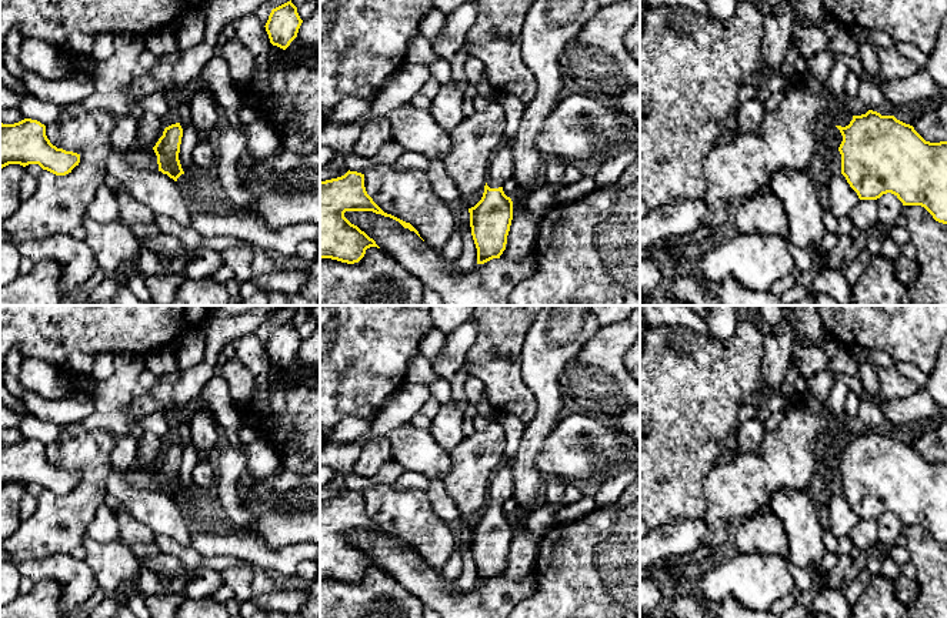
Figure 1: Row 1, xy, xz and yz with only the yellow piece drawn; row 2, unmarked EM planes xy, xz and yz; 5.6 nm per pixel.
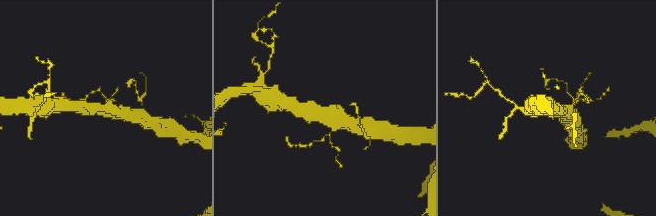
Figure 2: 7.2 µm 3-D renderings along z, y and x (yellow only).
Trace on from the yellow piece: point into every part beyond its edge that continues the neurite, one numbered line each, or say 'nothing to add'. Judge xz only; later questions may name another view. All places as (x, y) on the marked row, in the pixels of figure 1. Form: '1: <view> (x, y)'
1: xz (500, 170)

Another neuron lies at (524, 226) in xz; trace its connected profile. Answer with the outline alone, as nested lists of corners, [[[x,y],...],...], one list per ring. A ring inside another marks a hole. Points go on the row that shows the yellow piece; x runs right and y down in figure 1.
[[[513,203],[513,220],[506,250],[500,258],[521,260],[533,251],[541,217],[533,214],[524,204]]]

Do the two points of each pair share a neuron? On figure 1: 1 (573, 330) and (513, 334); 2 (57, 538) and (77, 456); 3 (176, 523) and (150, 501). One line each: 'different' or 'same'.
1: different
2: same
3: same

